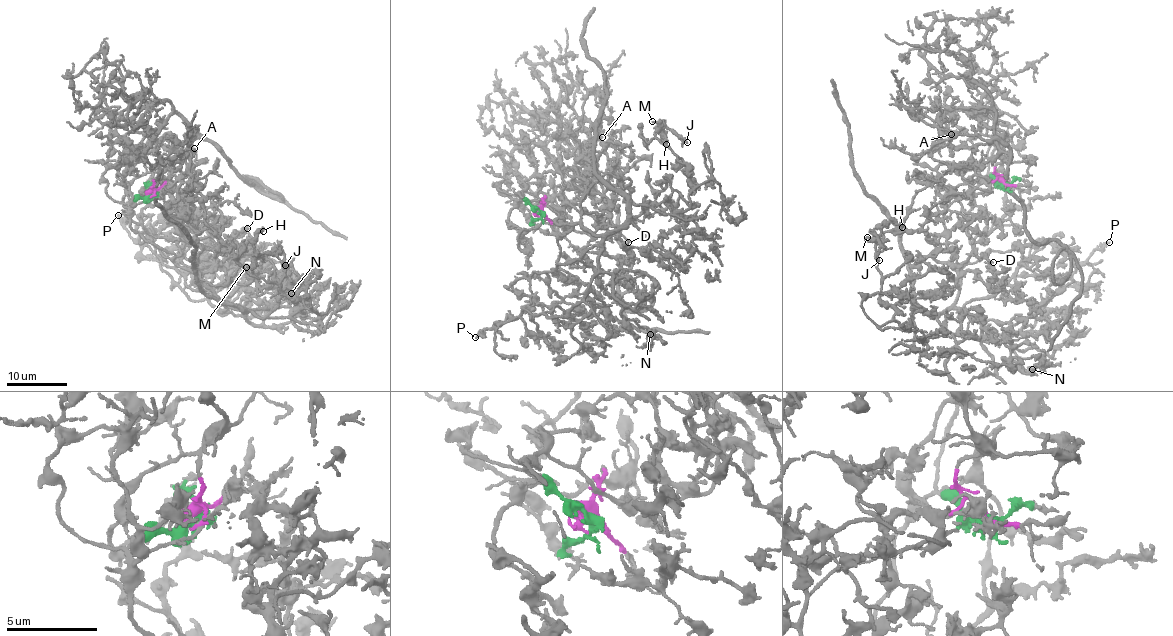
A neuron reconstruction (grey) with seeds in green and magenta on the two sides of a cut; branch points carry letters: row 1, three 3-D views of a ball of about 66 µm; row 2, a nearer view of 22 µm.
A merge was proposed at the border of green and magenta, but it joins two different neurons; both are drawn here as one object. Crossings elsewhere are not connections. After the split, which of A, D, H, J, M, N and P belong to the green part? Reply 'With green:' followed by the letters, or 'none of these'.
With green: D, H, J, M, N, P

